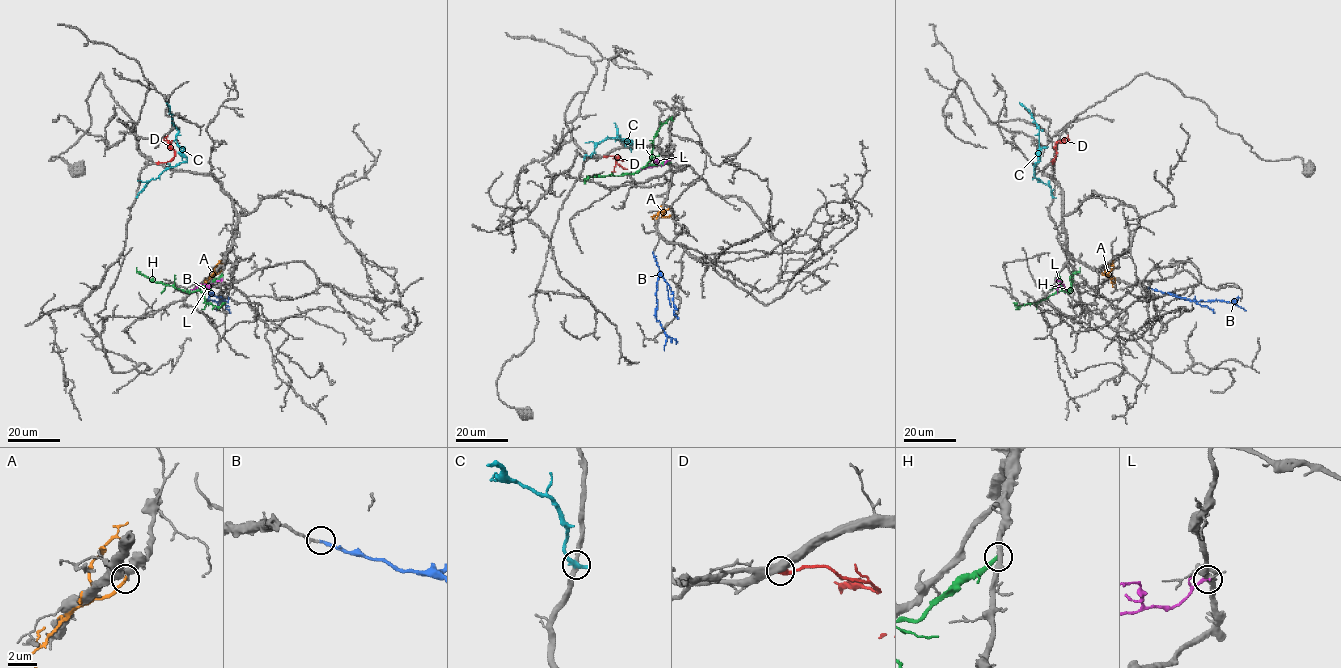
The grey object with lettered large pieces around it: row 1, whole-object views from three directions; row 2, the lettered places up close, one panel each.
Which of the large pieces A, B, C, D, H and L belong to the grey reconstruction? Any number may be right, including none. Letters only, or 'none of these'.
B

